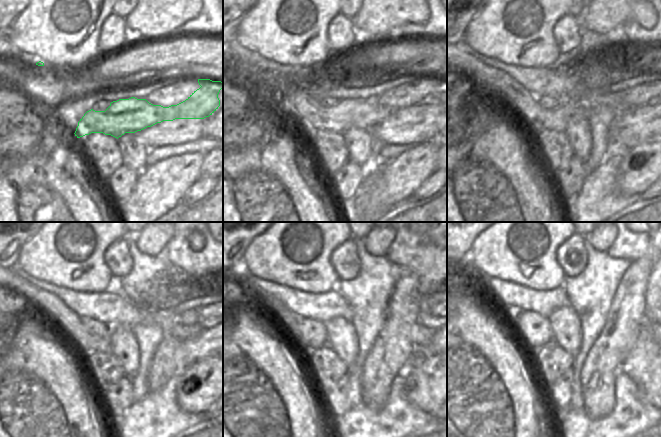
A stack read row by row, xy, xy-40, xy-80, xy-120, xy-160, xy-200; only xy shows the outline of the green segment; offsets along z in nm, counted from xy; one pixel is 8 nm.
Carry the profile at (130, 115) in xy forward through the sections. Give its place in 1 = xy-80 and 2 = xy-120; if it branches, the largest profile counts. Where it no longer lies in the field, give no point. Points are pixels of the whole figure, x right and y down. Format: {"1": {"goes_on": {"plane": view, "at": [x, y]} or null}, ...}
{"1": {"goes_on": {"plane": "xy-80", "at": [520, 102]}}, "2": {"goes_on": {"plane": "xy-120", "at": [35, 297]}}}

